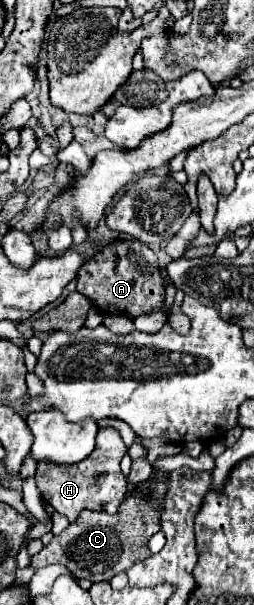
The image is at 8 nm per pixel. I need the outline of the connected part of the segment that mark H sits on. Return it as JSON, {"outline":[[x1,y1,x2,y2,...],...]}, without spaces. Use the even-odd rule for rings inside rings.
{"outline":[[104,427,98,433,96,449,80,463,74,465,50,465,48,461,38,461,36,471,36,483,42,493,42,497,62,515,70,519,78,519,82,509,90,511,106,511,116,513,120,503,124,501,124,495,128,491,126,477,120,471,120,461,128,453,128,447,124,445,120,433,114,427]]}

